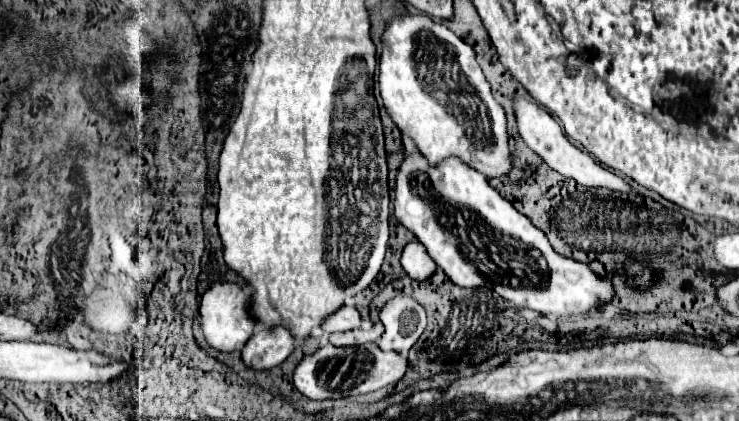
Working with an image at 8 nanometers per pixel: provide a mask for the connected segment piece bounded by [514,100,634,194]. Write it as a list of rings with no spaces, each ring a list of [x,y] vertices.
[[[516,100],[514,102],[514,110],[516,110],[516,120],[518,120],[518,130],[520,136],[526,140],[526,144],[558,174],[576,180],[578,184],[586,186],[586,188],[608,188],[612,192],[622,192],[622,194],[630,194],[634,192],[634,188],[618,174],[606,170],[604,166],[600,166],[598,162],[592,160],[592,156],[584,154],[580,148],[576,148],[562,132],[560,124],[538,104],[534,102],[526,102],[526,100]]]

